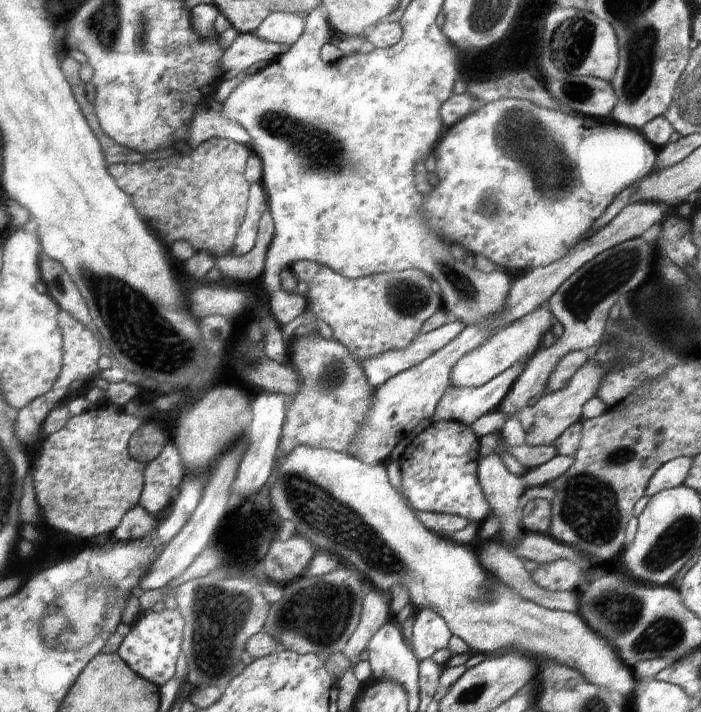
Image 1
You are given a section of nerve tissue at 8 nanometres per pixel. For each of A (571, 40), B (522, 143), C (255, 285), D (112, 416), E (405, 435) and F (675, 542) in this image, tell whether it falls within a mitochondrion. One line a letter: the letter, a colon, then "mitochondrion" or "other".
A: mitochondrion
B: mitochondrion
C: other
D: other
E: other
F: mitochondrion

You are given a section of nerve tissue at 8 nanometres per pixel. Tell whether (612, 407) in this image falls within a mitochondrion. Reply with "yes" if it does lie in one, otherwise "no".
no

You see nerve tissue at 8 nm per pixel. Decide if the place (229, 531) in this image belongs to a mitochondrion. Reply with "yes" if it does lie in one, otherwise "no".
no

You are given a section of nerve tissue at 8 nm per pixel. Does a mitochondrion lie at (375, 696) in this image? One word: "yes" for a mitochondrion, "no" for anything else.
no

